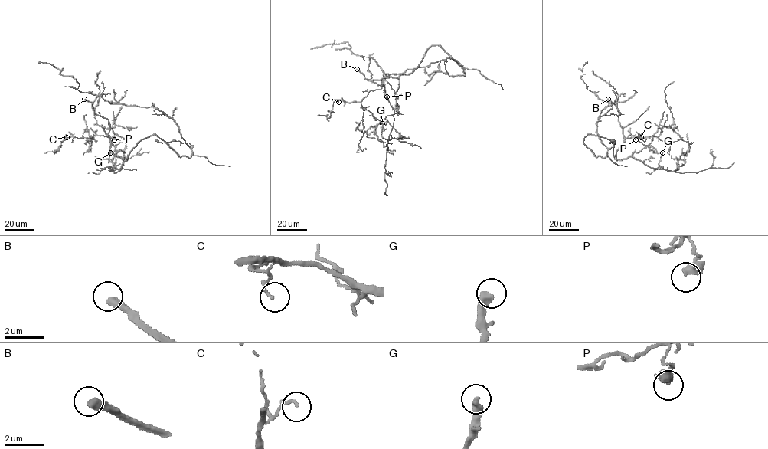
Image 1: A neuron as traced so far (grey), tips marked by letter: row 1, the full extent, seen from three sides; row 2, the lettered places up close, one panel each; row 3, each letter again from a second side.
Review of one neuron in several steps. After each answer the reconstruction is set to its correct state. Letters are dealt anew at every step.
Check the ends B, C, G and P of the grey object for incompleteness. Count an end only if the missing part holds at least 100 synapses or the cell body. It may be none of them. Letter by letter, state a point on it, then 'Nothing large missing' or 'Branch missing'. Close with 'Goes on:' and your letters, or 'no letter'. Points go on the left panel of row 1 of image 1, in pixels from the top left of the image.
B: Place: (84, 99). Branch missing
C: Place: (66, 137). Nothing large missing
G: Place: (110, 152). Nothing large missing
P: Place: (114, 139). Nothing large missing
Goes on: B

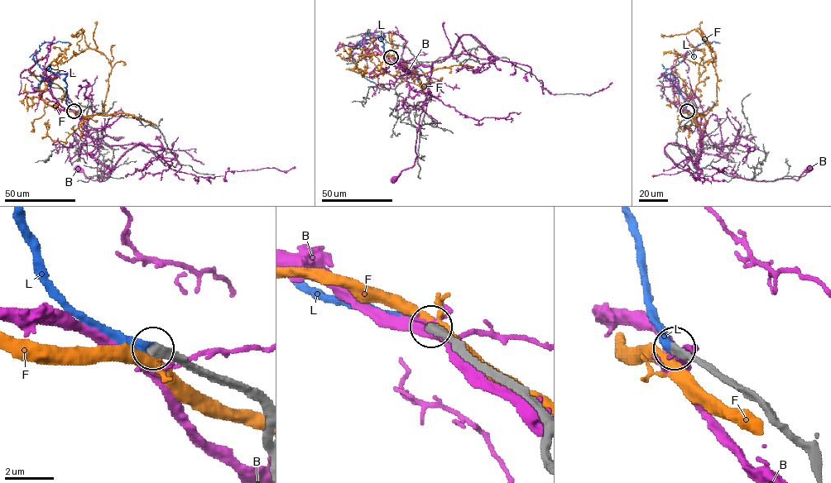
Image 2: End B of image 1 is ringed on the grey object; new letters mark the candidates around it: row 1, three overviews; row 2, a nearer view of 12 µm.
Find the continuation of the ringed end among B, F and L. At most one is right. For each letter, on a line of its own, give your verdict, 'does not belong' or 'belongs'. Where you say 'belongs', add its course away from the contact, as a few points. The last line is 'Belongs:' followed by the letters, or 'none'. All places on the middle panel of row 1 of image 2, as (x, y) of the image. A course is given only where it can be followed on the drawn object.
B: does not belong
F: does not belong
L: belongs; it runs (391, 57), (383, 54), (383, 35), (377, 35), (365, 36), (350, 54), (362, 74), (387, 90)
Belongs: L

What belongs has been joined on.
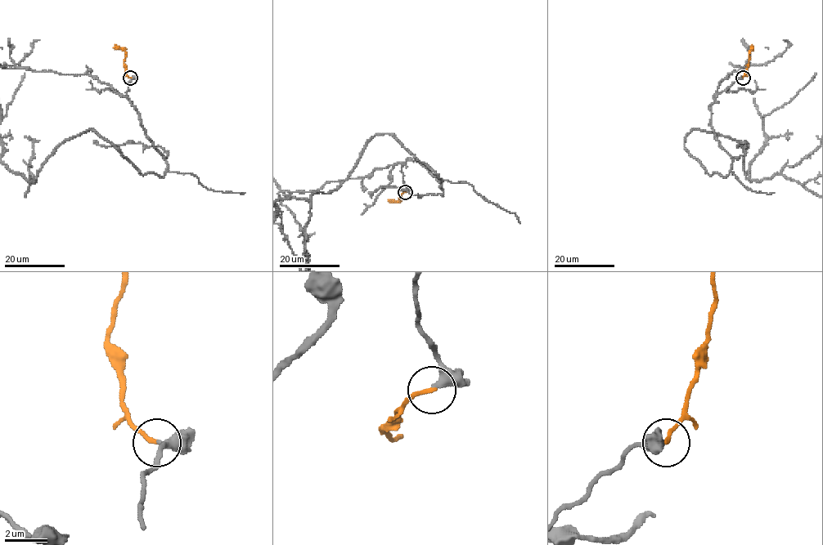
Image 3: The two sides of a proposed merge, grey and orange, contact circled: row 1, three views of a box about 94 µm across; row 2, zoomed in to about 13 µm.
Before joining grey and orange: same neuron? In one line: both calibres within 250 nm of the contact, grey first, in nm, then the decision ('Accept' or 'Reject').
Thickness 240 nm (grey) against 190 nm. Accept

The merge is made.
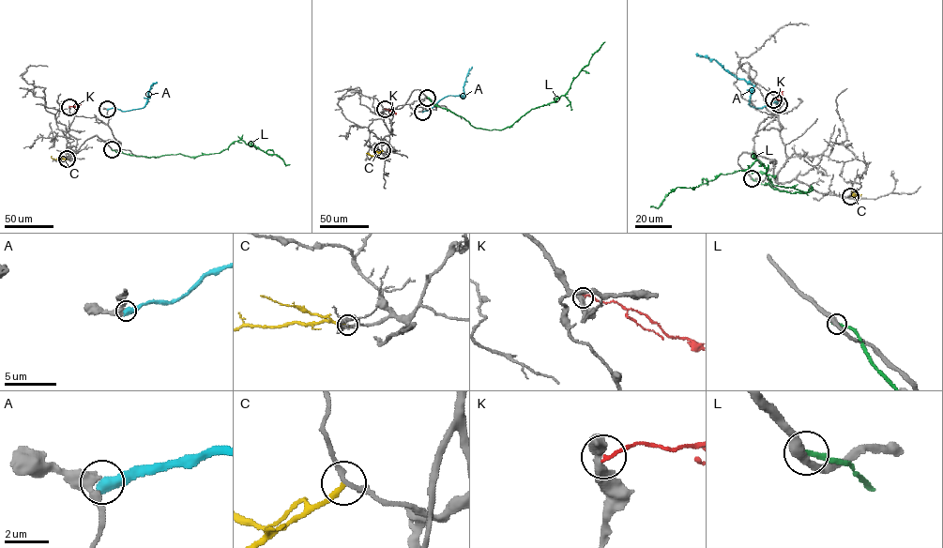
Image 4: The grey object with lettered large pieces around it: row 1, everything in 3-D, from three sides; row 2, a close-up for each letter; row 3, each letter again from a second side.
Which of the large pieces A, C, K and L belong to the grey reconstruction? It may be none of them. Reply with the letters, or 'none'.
none

